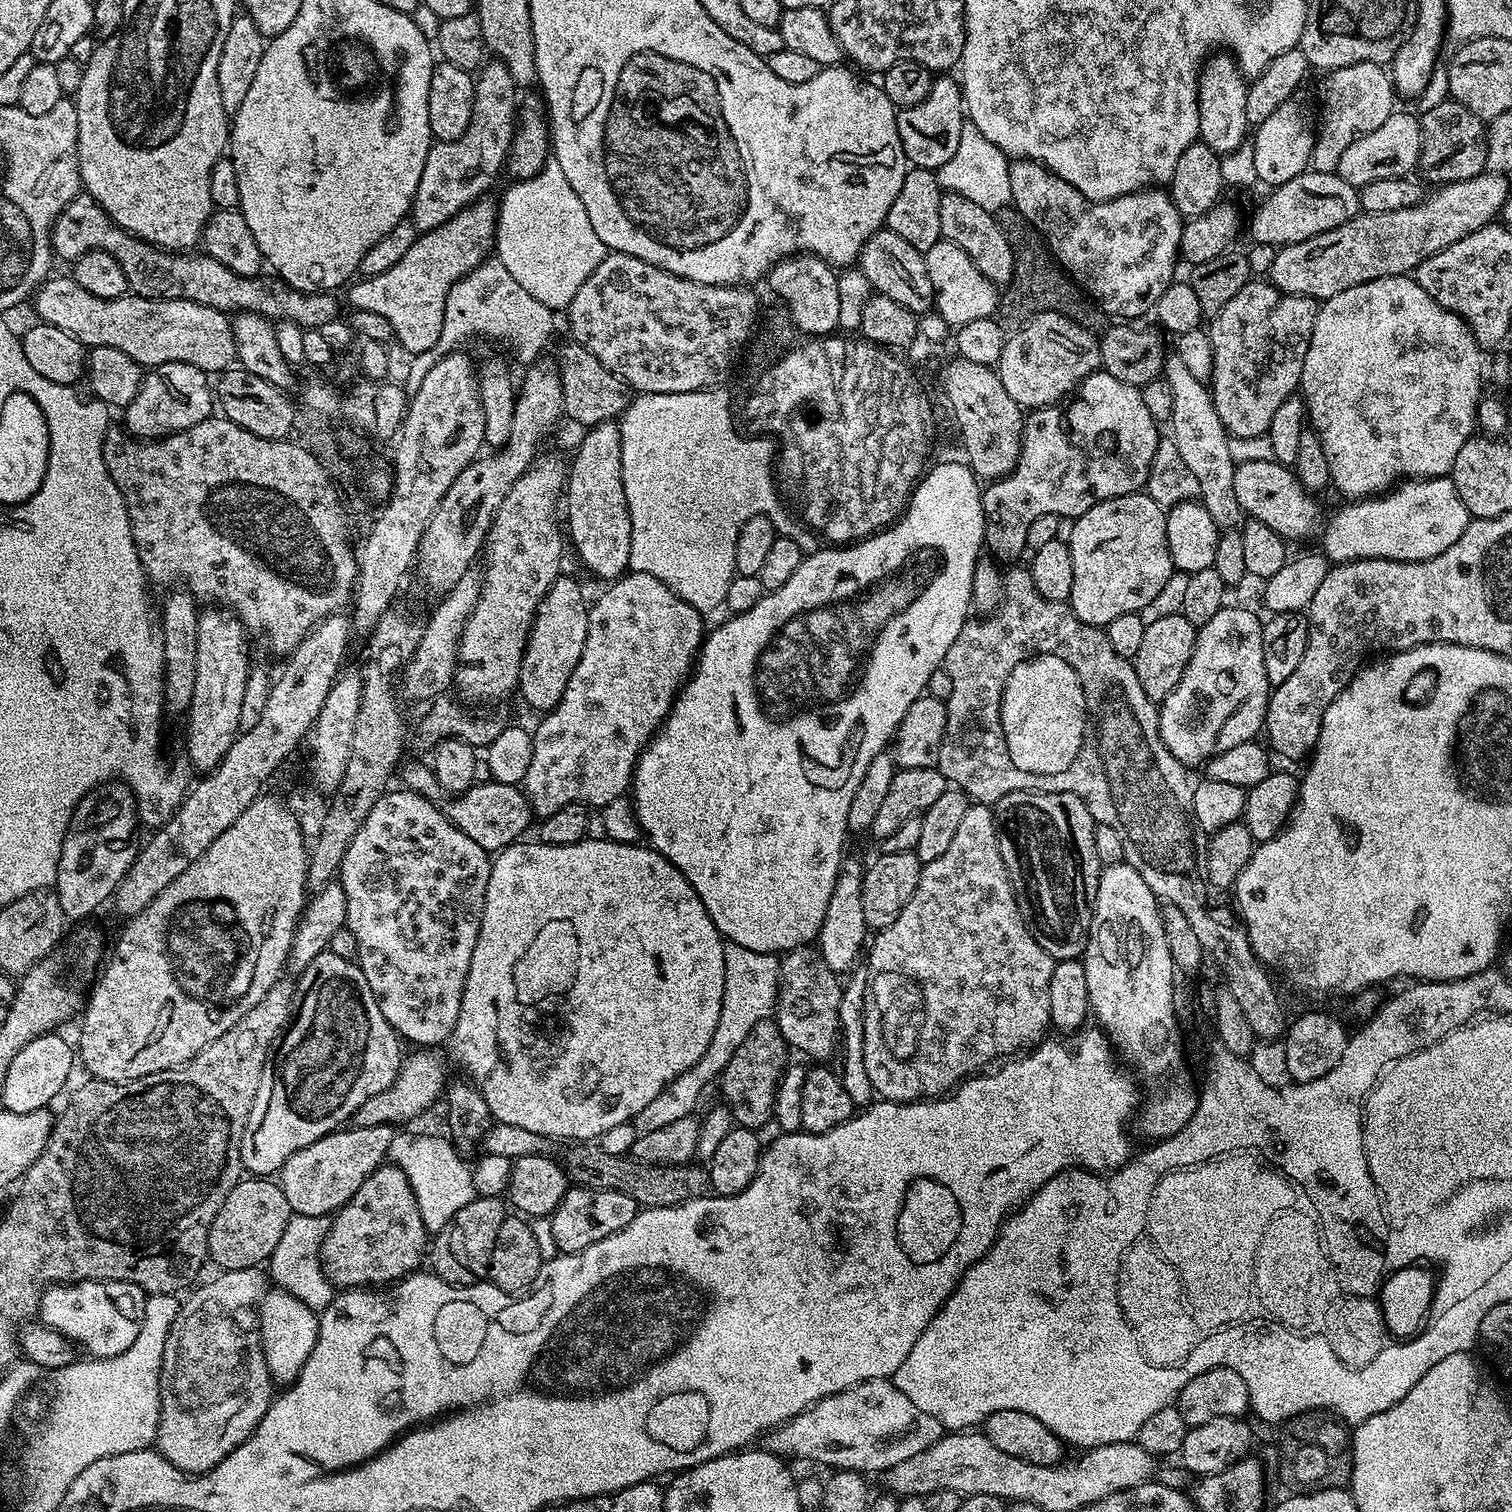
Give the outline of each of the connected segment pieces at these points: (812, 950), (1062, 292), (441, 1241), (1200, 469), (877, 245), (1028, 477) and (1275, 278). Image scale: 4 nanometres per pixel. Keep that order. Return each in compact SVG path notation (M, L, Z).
M816 946L792 948L779 957L778 994L774 1023L782 1038L793 1049L796 1048L812 1062L824 1062L834 1050L834 1038L840 1029L838 1006L842 991L842 980L823 961Z
M1012 206L1003 208L998 214L998 219L1000 229L1006 234L1014 254L1014 274L1012 281L1003 289L999 297L999 315L1005 321L1027 322L1033 320L1038 314L1057 312L1070 318L1075 324L1081 324L1090 333L1103 333L1110 324L1108 313L1103 312L1056 263L1052 252L1048 249L1048 243L1044 241L1035 226Z
M477 1196L470 1206L462 1206L441 1232L435 1233L430 1244L430 1265L435 1275L442 1277L447 1284L463 1286L483 1281L488 1275L491 1254L496 1248L499 1227L506 1217L505 1201L498 1196Z
M1175 354L1167 357L1163 375L1174 394L1174 408L1170 421L1170 439L1178 446L1178 454L1182 454L1182 462L1194 474L1200 491L1198 500L1220 530L1236 530L1241 527L1242 513L1238 506L1238 498L1234 498L1234 474L1236 463L1230 458L1229 435L1214 410L1212 394L1205 381L1199 380L1186 370L1185 363Z
M887 226L875 232L862 246L858 267L877 293L893 299L899 306L915 314L933 311L936 291L924 265L924 253L914 250L910 242L898 238L898 234L891 232Z
M1103 370L1091 372L1091 374L1080 383L1080 387L1076 389L1071 399L1063 406L1060 404L1050 404L1046 408L1031 409L1024 418L1022 450L1020 451L1020 457L1014 466L1014 470L1010 474L1006 474L1000 480L991 481L991 483L983 489L980 498L982 510L984 511L984 548L987 549L987 551L992 551L989 552L991 559L1004 566L1015 565L1017 561L1019 561L1016 559L1022 554L1025 555L1026 533L1030 530L1030 522L1034 522L1034 518L1042 518L1042 514L1054 514L1059 517L1078 517L1082 514L1086 514L1086 510L1090 510L1098 502L1125 496L1131 492L1141 491L1141 489L1147 485L1150 466L1154 462L1154 454L1158 450L1158 442L1162 438L1162 432L1159 432L1156 428L1159 428L1158 421L1154 418L1150 418L1150 410L1146 410L1146 402L1142 402L1140 388L1135 384L1118 382L1118 378L1114 378L1109 372Z
M1485 170L1480 176L1437 187L1433 196L1432 193L1425 195L1424 199L1406 210L1390 210L1386 214L1361 212L1350 222L1334 230L1326 230L1326 234L1318 234L1314 238L1306 238L1306 242L1287 244L1285 248L1279 249L1267 279L1286 294L1308 296L1312 300L1323 302L1334 298L1334 294L1342 294L1342 290L1350 290L1350 286L1370 282L1379 276L1406 276L1415 273L1417 266L1426 258L1474 234L1474 230L1484 224L1493 223L1501 215L1505 202L1510 199L1508 184L1509 177L1497 176L1496 173Z

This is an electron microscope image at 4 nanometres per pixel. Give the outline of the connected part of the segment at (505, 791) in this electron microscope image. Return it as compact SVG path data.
M493 779L487 783L476 782L464 792L453 795L446 807L446 815L450 823L466 834L466 838L474 838L482 850L495 854L523 837L520 835L527 830L528 823L534 820L534 813L523 787Z

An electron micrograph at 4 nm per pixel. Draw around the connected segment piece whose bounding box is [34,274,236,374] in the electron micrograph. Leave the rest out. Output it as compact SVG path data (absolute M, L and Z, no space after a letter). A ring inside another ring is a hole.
M53 275L44 281L34 293L36 312L41 321L50 326L58 326L58 330L66 330L66 334L74 334L78 342L88 348L98 346L114 346L114 350L122 350L122 354L130 354L134 362L142 366L155 366L166 362L186 362L190 366L198 366L209 374L219 374L226 368L233 367L236 360L236 339L232 333L229 317L217 308L207 308L198 302L185 300L147 300L135 294L125 294L118 298L98 298L73 280L71 275Z

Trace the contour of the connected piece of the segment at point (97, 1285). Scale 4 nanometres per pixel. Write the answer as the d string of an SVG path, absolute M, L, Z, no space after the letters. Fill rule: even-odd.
M80 1280L76 1284L53 1284L40 1299L39 1323L85 1348L92 1358L107 1358L122 1354L130 1342L138 1338L140 1323L146 1311L146 1293L134 1282L113 1280Z

